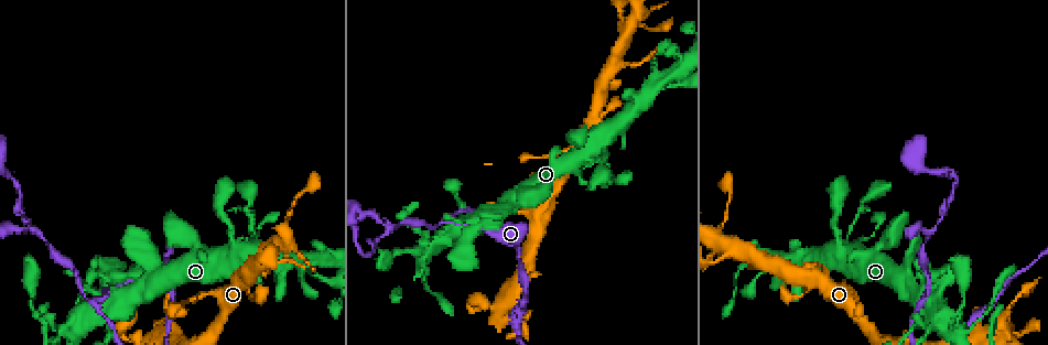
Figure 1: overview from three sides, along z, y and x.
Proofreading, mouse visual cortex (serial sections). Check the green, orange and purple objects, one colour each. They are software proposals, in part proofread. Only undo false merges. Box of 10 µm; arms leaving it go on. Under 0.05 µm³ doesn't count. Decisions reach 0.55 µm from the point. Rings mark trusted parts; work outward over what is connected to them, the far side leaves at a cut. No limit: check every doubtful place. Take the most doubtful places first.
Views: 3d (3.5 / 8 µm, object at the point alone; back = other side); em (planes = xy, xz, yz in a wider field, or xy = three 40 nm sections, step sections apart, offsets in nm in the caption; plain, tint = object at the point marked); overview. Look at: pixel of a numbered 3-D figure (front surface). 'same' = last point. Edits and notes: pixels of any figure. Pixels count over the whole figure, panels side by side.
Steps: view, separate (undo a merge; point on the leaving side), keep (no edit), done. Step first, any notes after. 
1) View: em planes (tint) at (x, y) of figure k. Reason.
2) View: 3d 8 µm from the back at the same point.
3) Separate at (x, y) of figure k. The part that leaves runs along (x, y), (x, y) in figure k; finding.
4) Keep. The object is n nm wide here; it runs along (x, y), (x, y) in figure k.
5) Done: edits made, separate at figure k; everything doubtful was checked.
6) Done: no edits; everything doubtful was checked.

View: 3d 8 µm at (922, 305) of figure 1. Abrupt turn.

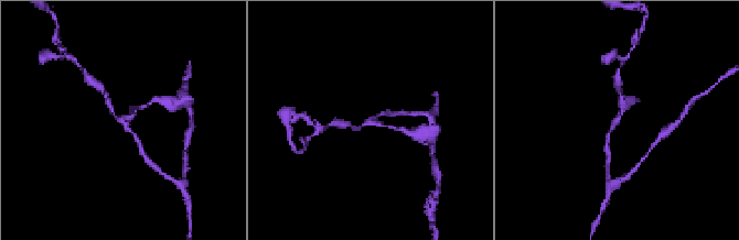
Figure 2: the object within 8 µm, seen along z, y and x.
View: em planes (tint) at the same point. 3 arms meet here; the arms are 150, 150, 150 nm wide.

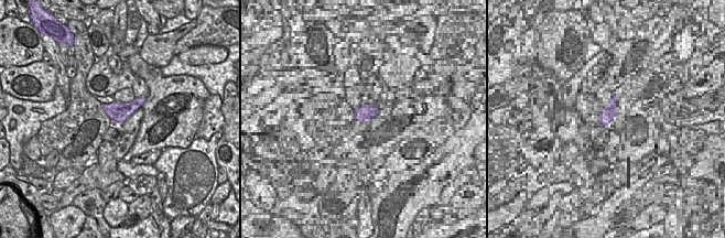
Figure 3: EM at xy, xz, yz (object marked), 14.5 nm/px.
Keep. It runs along (397, 130), (378, 122), (355, 129) in figure 2; one cell here.

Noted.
View: 3d 8 µm at (929, 231) of figure 1. Two arms in line, one across.

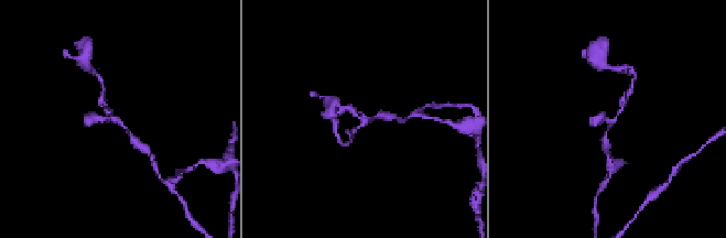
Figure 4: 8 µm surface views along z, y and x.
View: em planes (tint) at the same point. 3 arms meet here; the arms are 100, 200, 200 nm wide; need the tissue.

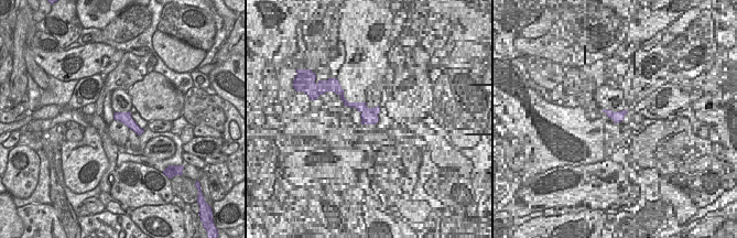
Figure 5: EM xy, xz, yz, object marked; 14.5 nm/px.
Keep. The object is 170 nm wide here; it runs along (138, 144), (107, 112), (104, 99) in figure 4; continuous, no second cell.

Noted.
View: 3d 3.5 µm at (957, 180) of figure 1. Abrupt turn.

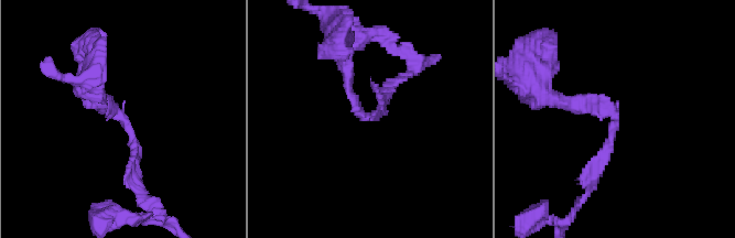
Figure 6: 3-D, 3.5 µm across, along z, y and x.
View: em xy step 2 (tint) at (373, 117) of figure 6. Shape alone is not enough.

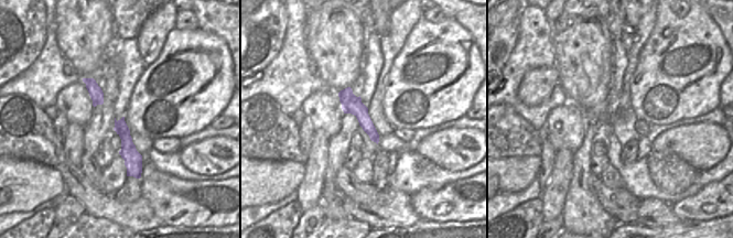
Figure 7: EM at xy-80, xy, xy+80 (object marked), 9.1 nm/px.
Keep. The arms are 100, 200 nm wide; it runs along (140, 188), (127, 121), (96, 100) in figure 6; all the same cell.

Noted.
Done: no edits; everything doubtful was checked.

